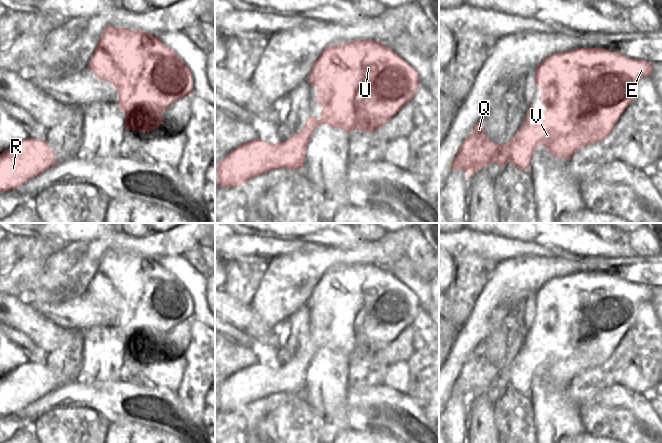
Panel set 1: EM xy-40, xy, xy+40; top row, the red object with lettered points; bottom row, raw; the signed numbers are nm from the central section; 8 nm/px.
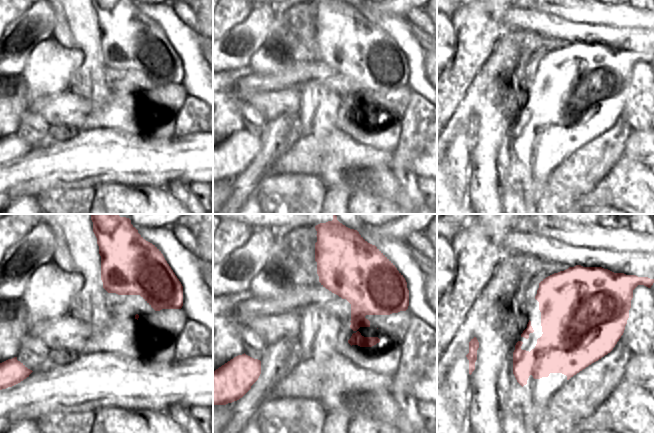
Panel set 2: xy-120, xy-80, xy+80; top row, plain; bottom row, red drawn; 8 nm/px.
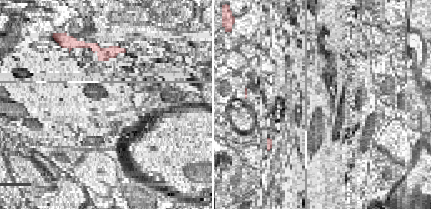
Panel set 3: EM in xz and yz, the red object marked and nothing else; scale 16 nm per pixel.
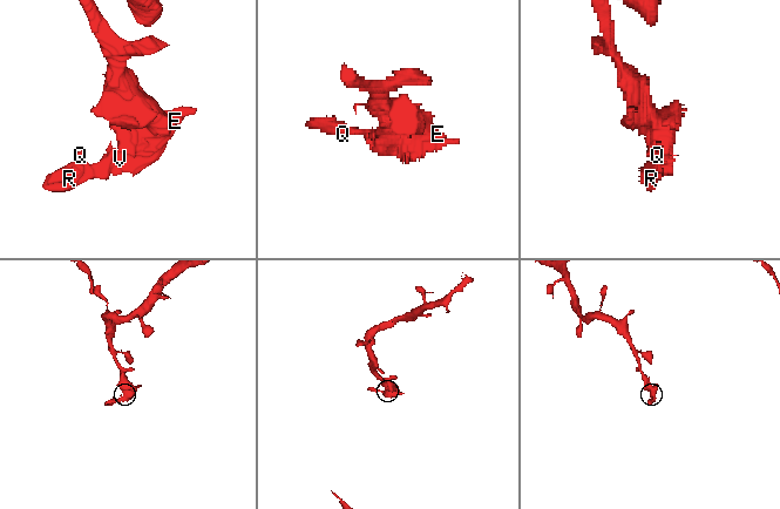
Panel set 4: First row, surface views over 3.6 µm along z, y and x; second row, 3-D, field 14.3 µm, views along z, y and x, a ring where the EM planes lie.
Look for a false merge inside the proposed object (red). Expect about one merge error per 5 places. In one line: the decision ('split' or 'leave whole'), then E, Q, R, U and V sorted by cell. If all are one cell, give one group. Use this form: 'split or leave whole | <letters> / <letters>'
leave whole | E Q R U V

